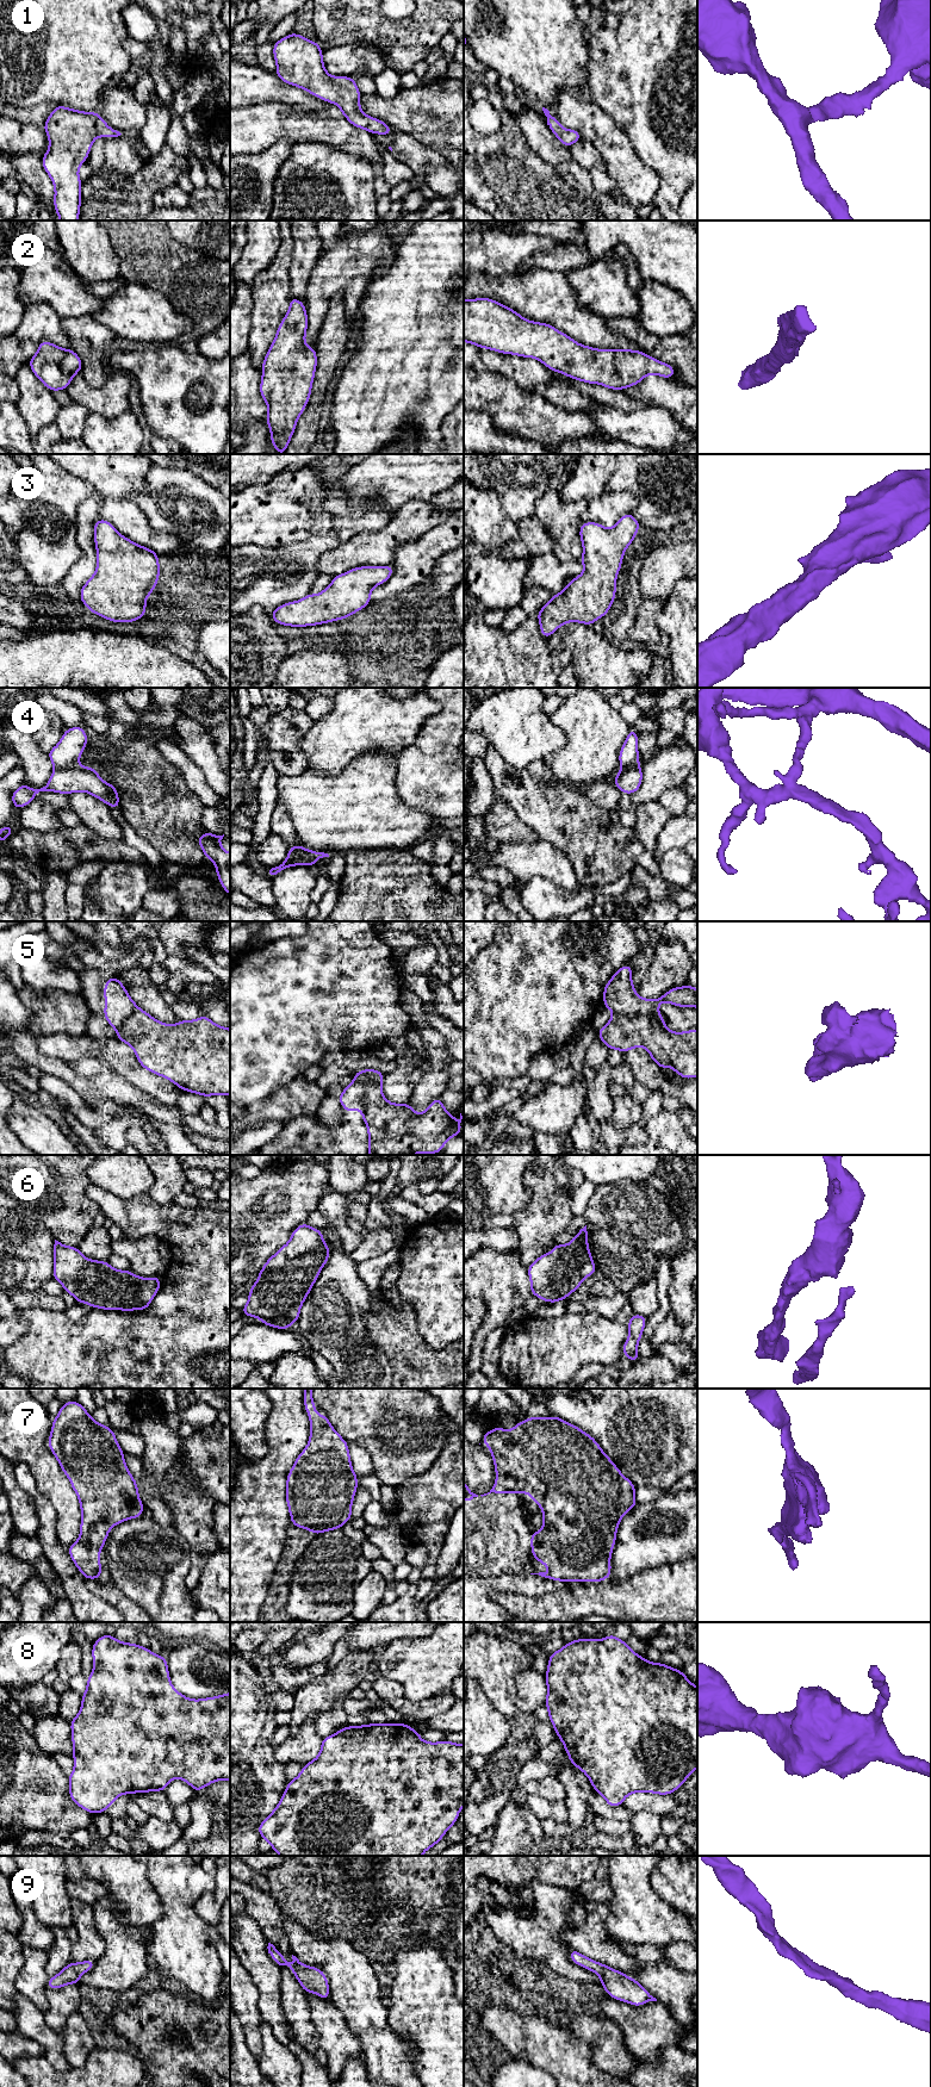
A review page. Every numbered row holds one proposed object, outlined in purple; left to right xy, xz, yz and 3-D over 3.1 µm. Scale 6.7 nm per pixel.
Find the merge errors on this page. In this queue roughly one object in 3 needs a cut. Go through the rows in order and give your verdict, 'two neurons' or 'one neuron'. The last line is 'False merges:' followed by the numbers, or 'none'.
1: one neuron
2: one neuron
3: one neuron
4: two neurons
5: two neurons
6: one neuron
7: one neuron
8: one neuron
9: one neuron
False merges: 4, 5

